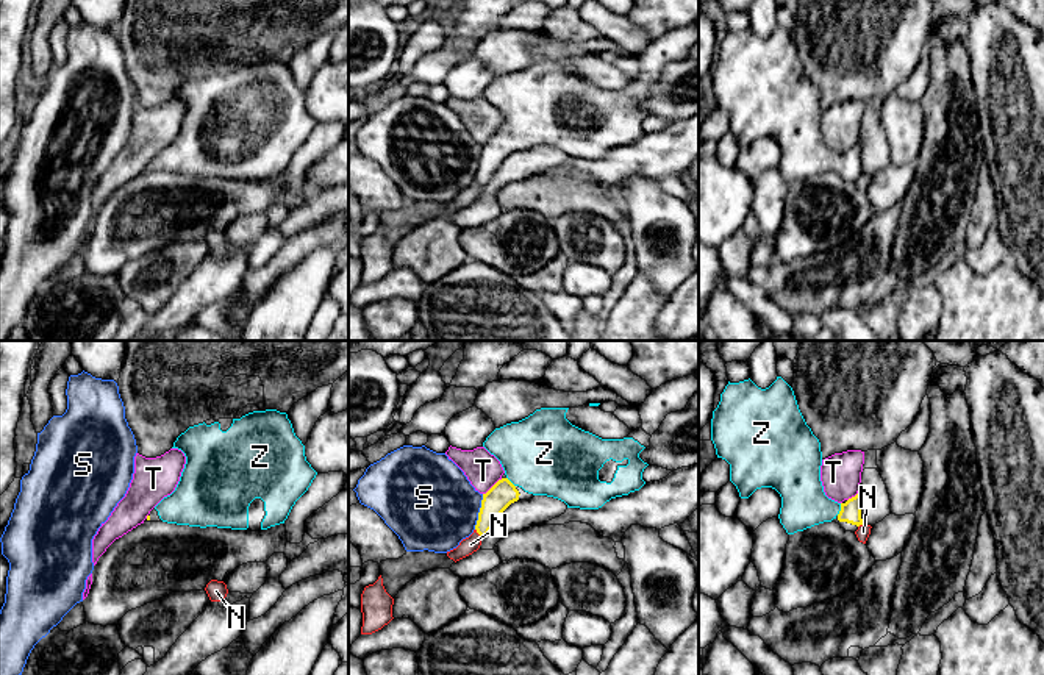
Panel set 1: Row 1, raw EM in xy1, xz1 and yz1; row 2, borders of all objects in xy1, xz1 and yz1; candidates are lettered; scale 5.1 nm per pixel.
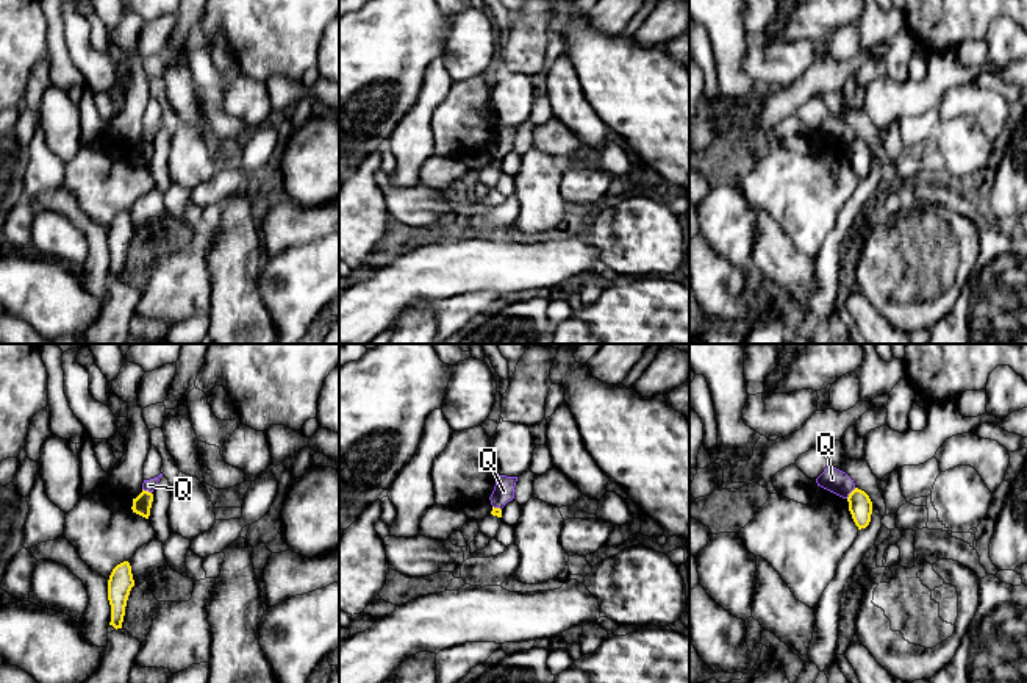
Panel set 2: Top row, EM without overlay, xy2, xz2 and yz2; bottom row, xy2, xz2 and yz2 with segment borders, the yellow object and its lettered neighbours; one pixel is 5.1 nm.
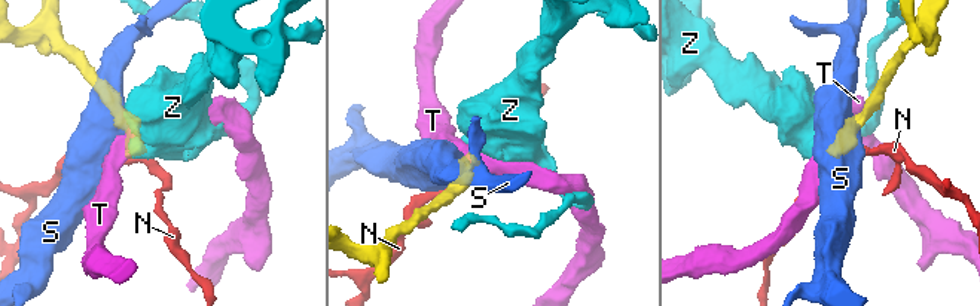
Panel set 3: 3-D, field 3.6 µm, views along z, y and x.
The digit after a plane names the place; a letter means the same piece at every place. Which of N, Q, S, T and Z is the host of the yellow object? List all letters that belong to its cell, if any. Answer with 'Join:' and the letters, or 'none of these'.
Join: Z

